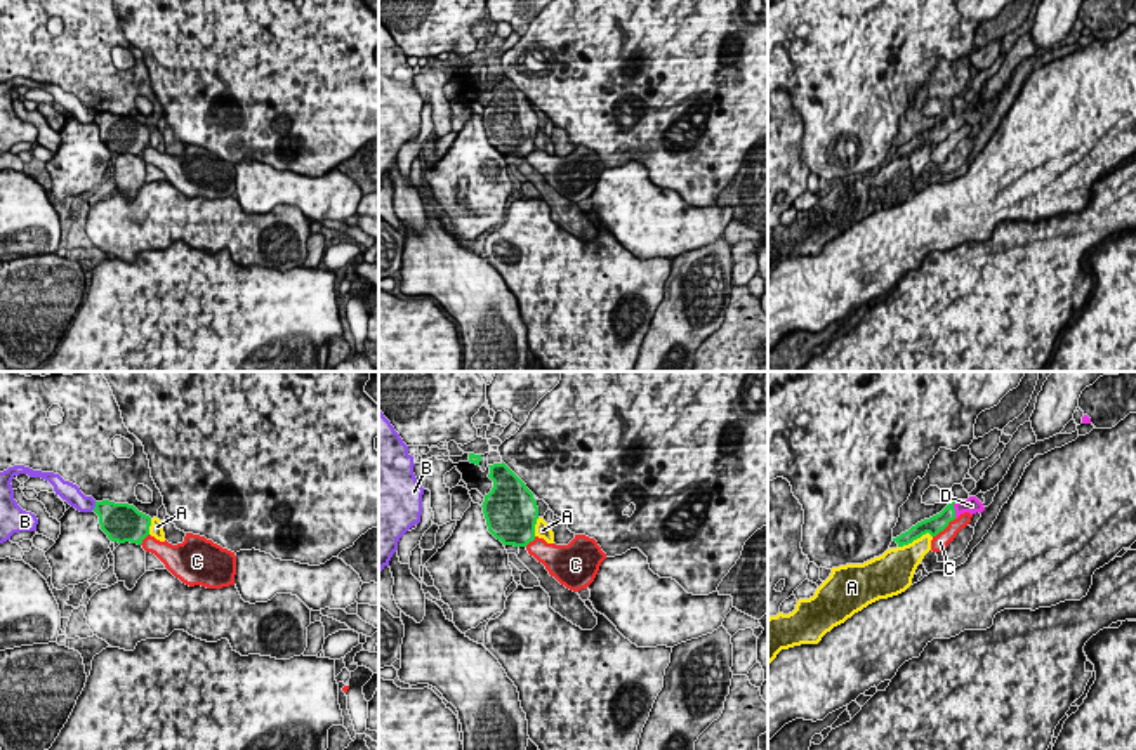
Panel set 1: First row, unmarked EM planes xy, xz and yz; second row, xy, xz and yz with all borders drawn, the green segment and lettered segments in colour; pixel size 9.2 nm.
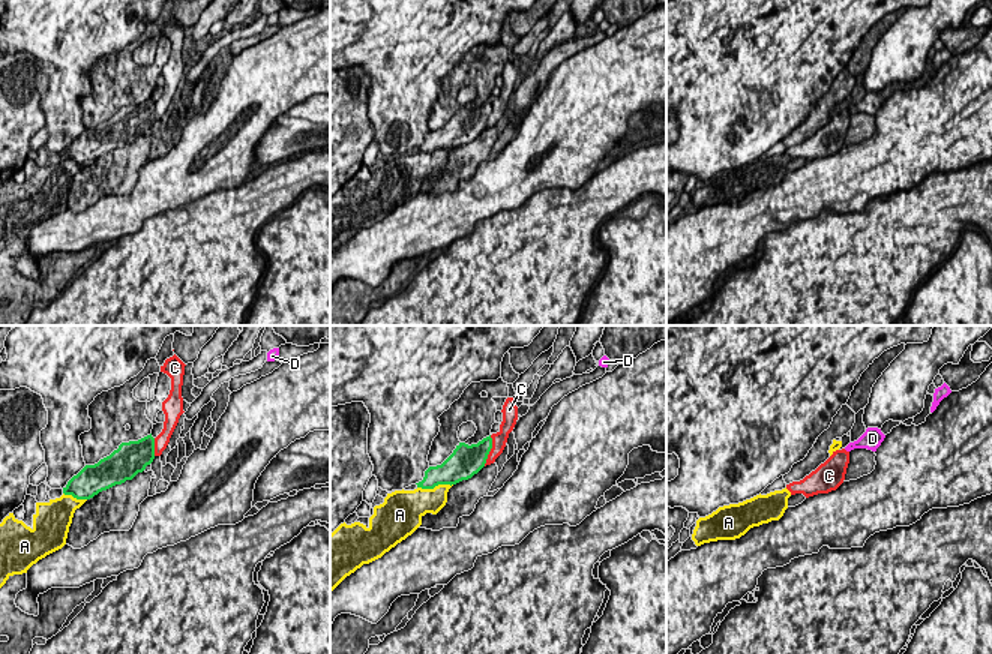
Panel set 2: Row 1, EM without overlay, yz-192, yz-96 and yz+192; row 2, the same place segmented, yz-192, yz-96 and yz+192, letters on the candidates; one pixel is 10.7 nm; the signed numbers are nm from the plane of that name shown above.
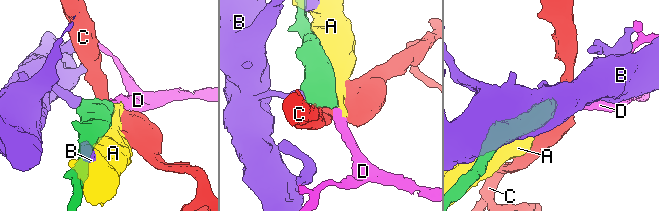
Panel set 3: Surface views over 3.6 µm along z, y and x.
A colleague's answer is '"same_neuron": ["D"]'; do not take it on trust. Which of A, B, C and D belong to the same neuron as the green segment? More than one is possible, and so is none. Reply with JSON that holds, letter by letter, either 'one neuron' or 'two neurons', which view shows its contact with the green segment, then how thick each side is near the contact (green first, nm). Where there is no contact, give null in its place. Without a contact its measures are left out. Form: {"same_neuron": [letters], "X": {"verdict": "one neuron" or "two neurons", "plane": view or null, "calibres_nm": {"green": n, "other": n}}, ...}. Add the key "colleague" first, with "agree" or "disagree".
{"colleague": "agree", "same_neuron": ["D"], "A": {"verdict": "two neurons", "plane": "yz", "calibres_nm": {"green": 160, "other": 280}}, "B": {"verdict": "two neurons", "plane": "xy", "calibres_nm": {"green": 320, "other": 160}}, "C": {"verdict": "two neurons", "plane": "yz", "calibres_nm": {"green": 160, "other": 160}}, "D": {"verdict": "one neuron", "plane": "yz", "calibres_nm": {"green": 160, "other": 140}}}

